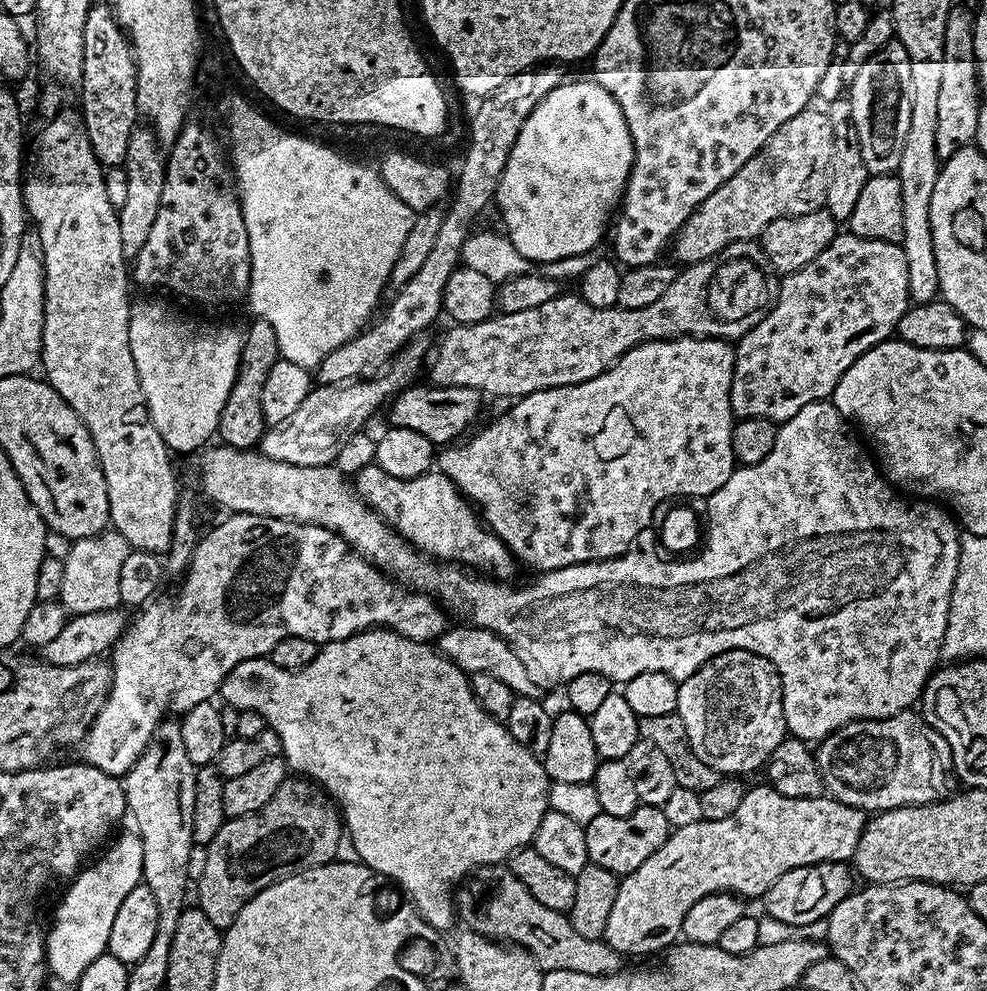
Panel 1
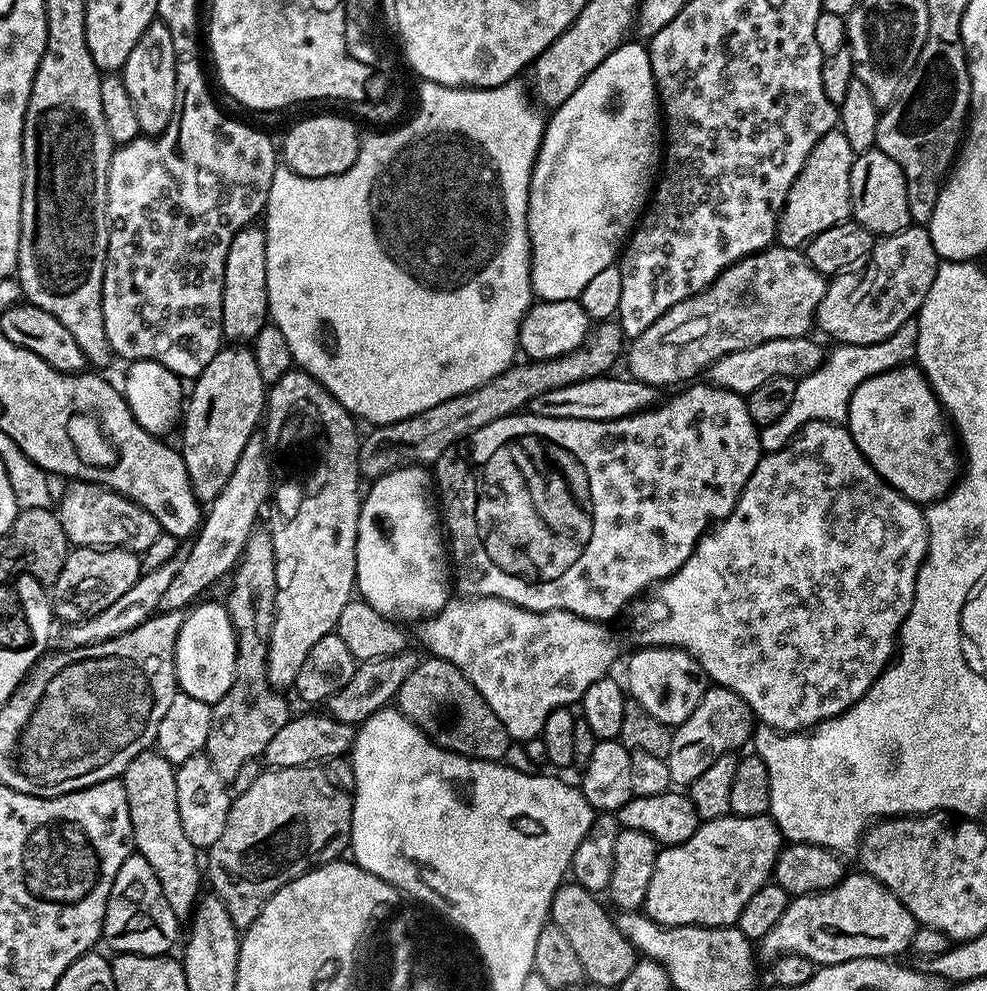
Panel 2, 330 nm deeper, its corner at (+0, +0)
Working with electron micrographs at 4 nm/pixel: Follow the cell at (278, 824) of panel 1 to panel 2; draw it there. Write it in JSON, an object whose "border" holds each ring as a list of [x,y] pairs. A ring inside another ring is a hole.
{"border":[[[337,758],[326,760],[319,764],[307,764],[306,766],[294,766],[293,768],[268,768],[261,771],[258,778],[245,792],[239,793],[233,799],[230,810],[226,814],[226,826],[222,830],[222,835],[218,837],[218,842],[214,842],[212,848],[206,852],[206,880],[212,883],[211,891],[226,906],[226,914],[230,914],[230,922],[238,930],[249,928],[258,918],[262,906],[271,898],[282,886],[286,886],[292,880],[296,880],[304,872],[309,872],[311,868],[319,868],[322,864],[331,864],[333,860],[343,857],[346,849],[352,842],[352,801],[354,799],[354,785],[352,783],[352,765],[347,759]]]}

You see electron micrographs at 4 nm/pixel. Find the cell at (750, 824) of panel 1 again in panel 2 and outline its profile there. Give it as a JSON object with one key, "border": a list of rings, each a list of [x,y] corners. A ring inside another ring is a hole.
{"border":[[[771,815],[733,816],[706,820],[692,837],[681,844],[660,848],[654,862],[654,878],[650,878],[650,890],[646,890],[644,915],[666,928],[681,928],[696,924],[700,928],[726,928],[735,925],[742,914],[742,906],[758,894],[762,885],[772,880],[772,871],[782,847],[780,828]]]}

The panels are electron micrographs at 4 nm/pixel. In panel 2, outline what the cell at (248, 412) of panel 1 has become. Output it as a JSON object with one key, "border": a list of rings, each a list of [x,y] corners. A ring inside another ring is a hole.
{"border":[[[259,223],[247,224],[238,234],[234,234],[234,242],[230,242],[230,250],[226,250],[226,270],[224,271],[224,289],[222,290],[222,330],[224,340],[228,342],[251,342],[256,339],[265,324],[269,323],[268,291],[266,290],[266,234]]]}

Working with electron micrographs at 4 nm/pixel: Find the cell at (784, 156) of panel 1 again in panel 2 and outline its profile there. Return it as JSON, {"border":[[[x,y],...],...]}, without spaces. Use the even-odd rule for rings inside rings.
{"border":[[[833,130],[822,134],[822,138],[810,150],[798,178],[790,186],[790,194],[780,211],[780,221],[776,224],[775,243],[782,248],[803,249],[822,230],[840,224],[852,214],[850,198],[850,170],[858,153],[850,150],[846,134]]]}

